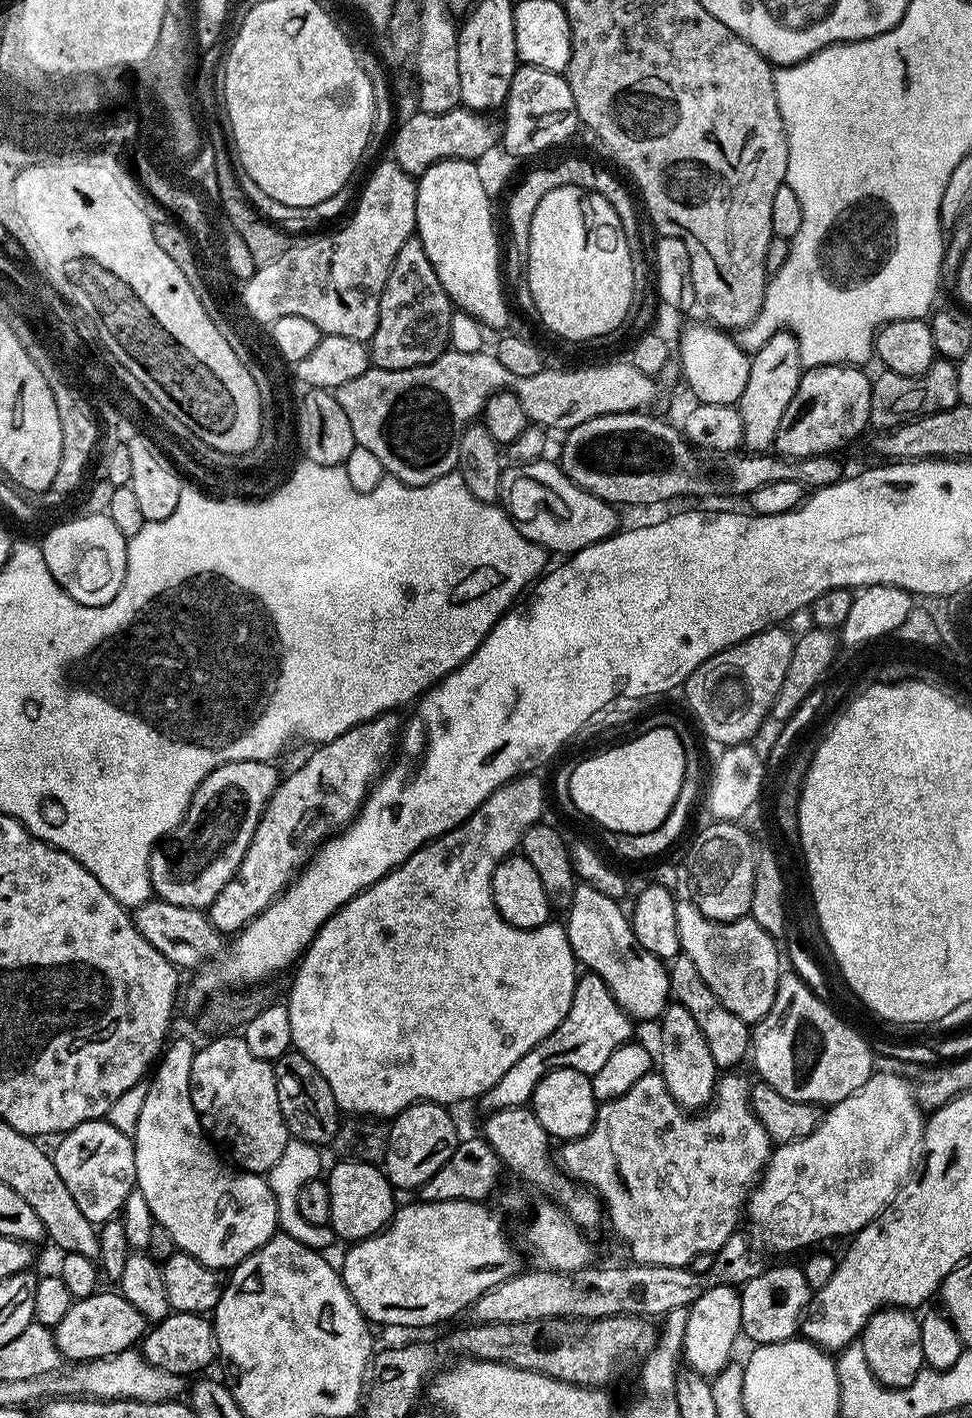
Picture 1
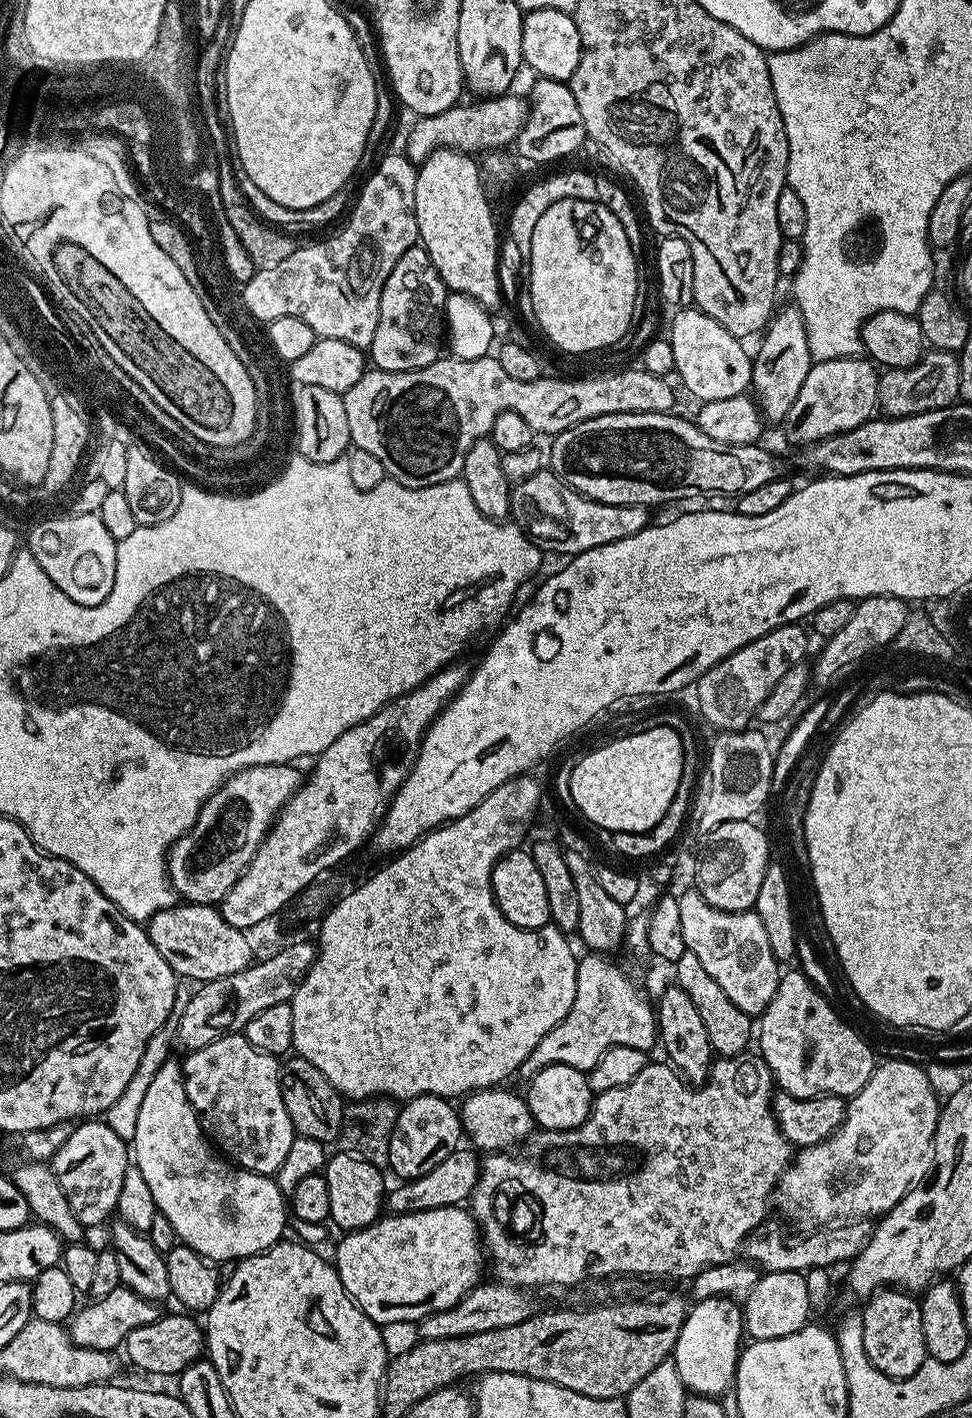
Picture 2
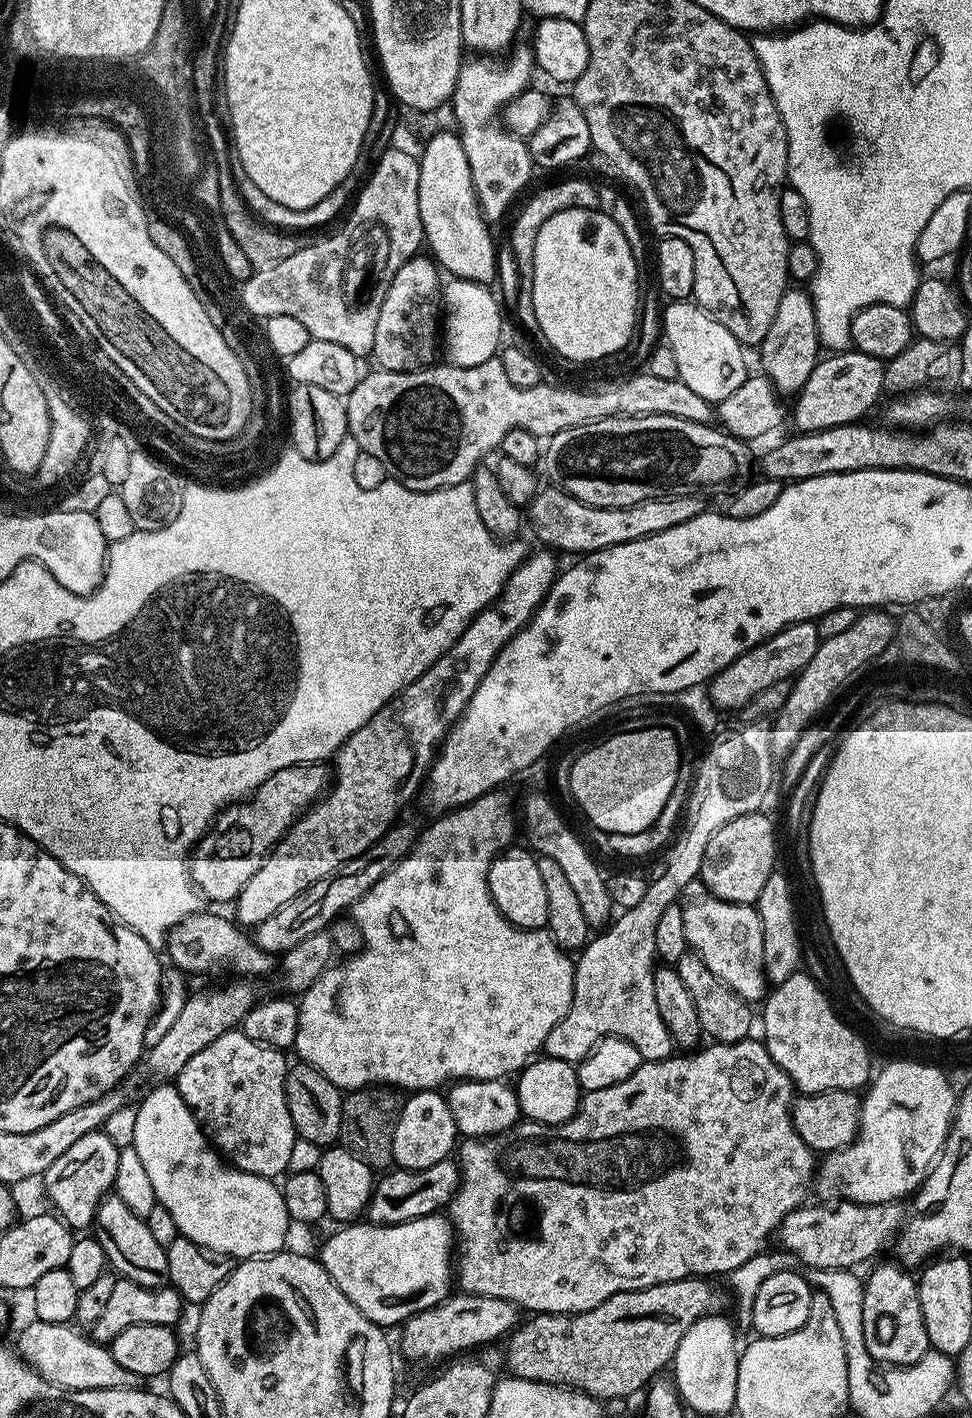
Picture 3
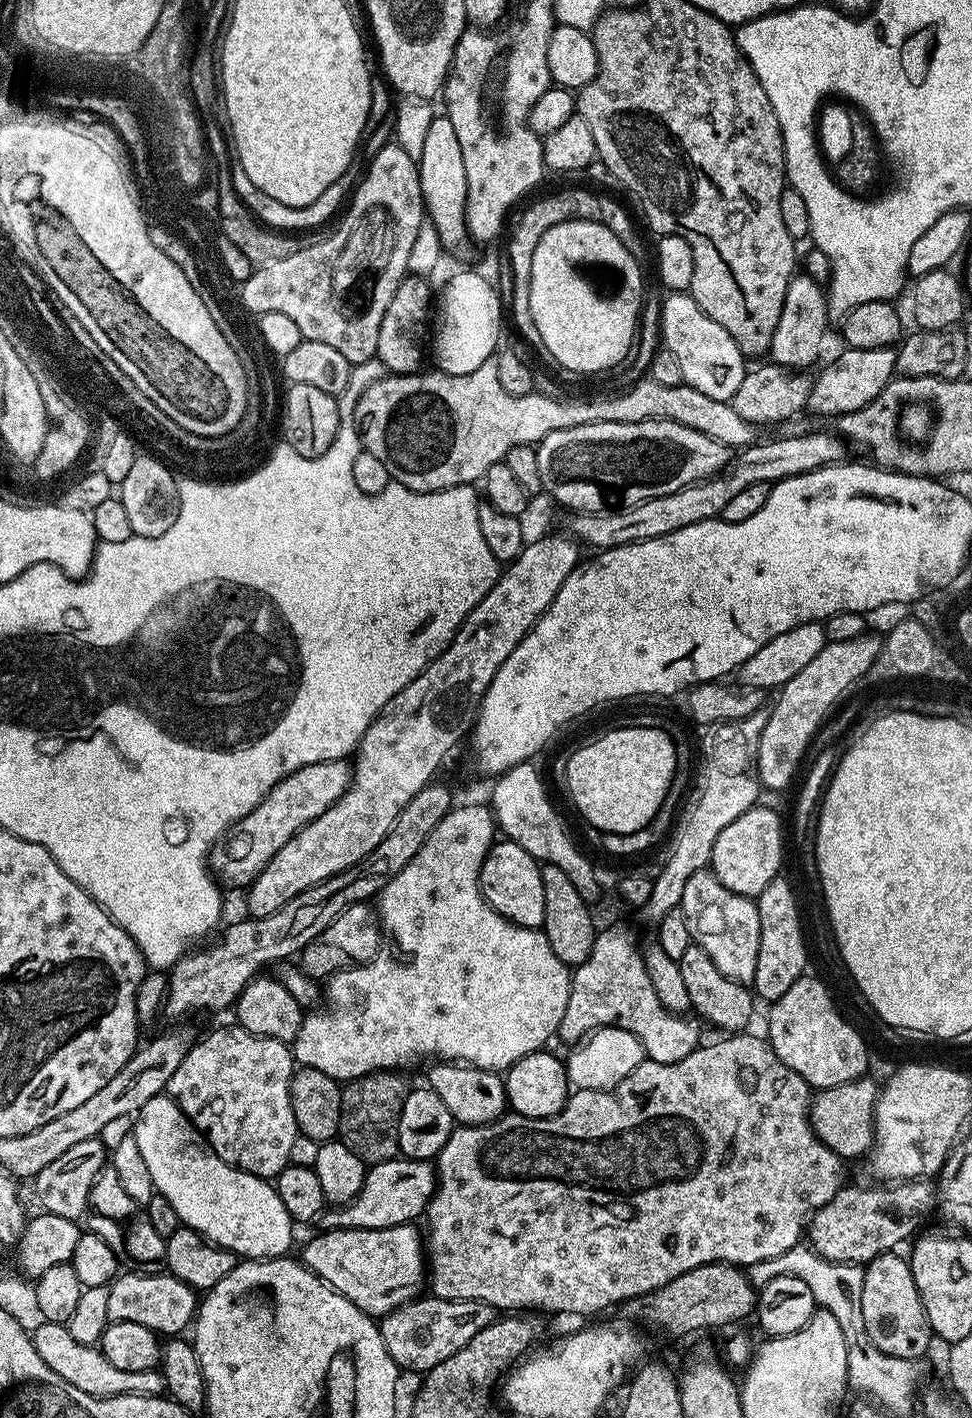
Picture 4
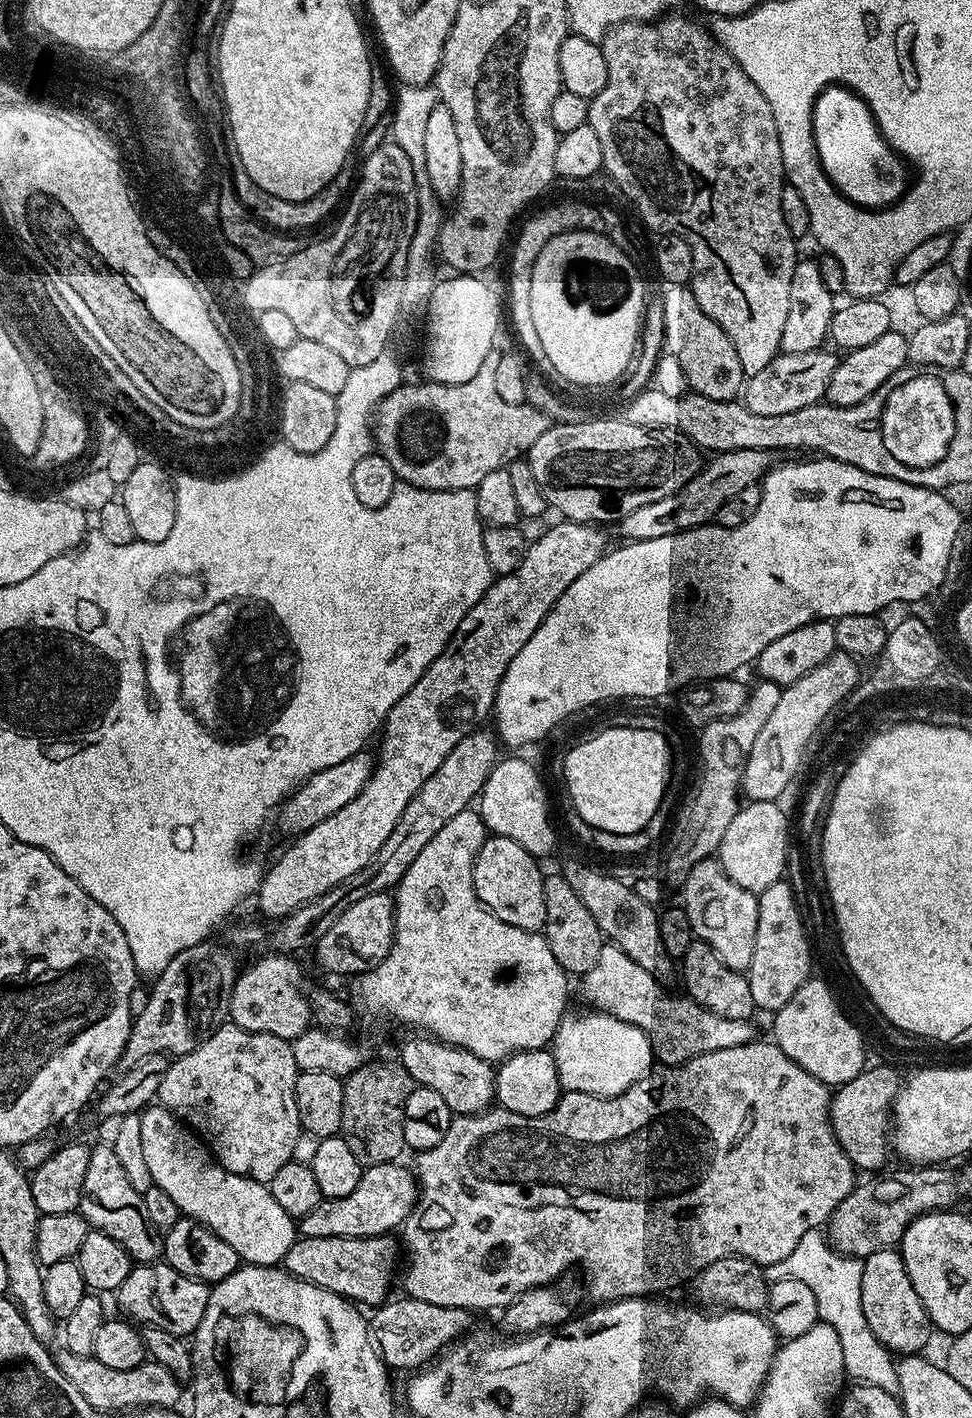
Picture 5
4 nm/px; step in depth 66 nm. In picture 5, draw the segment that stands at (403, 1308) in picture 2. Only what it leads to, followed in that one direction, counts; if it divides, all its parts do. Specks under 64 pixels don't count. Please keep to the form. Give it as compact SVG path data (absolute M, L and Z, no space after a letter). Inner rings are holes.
M391 1235L371 1236L370 1238L310 1238L309 1236L300 1236L290 1246L288 1253L284 1255L282 1267L285 1272L292 1276L308 1280L312 1284L322 1286L326 1290L353 1302L359 1302L361 1305L379 1306L385 1303L388 1287L392 1284L392 1275L395 1272L397 1275L398 1272L398 1264L396 1268L398 1244L397 1241L395 1244L392 1239Z

